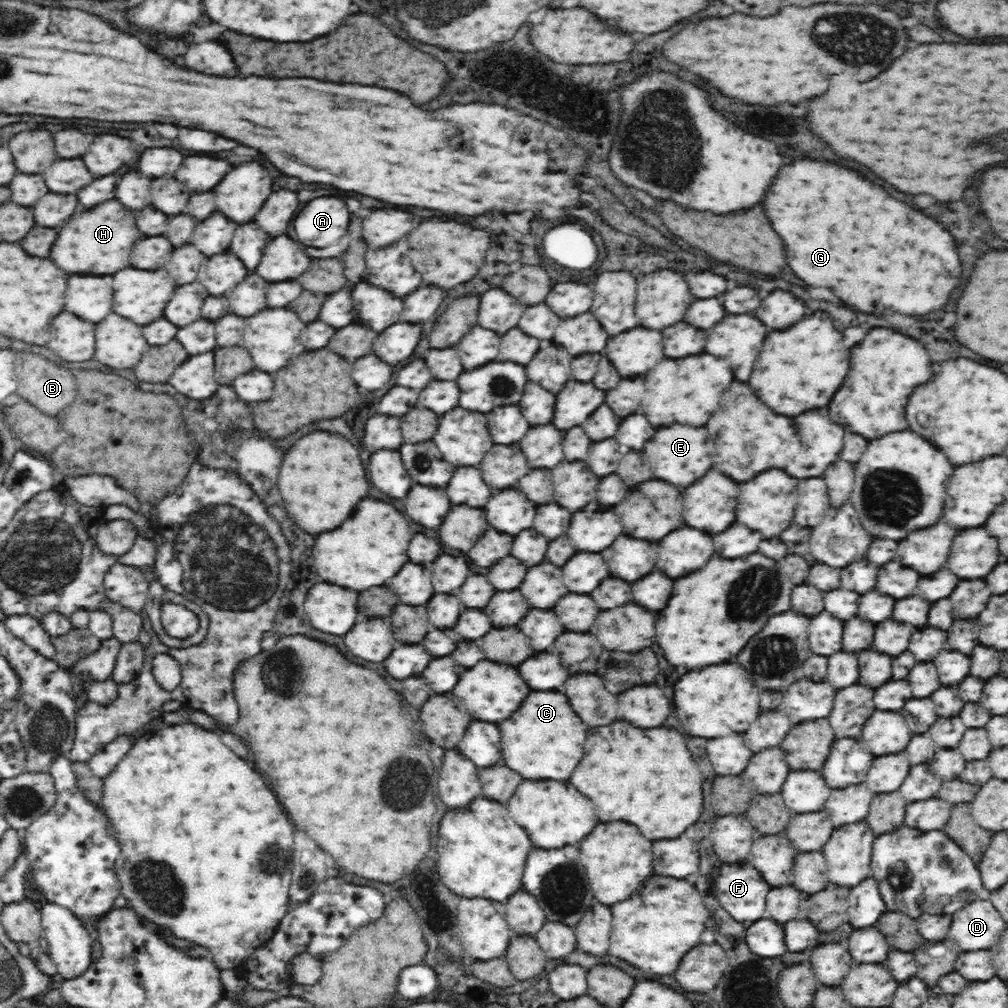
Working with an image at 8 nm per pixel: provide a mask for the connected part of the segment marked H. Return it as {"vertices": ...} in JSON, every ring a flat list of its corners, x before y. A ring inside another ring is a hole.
{"vertices":[[108,200,100,206,90,208,88,212,74,214,60,230,54,246,52,260,58,268,70,274,114,274,128,264,134,242,142,238,142,232,136,228,134,216,118,200]]}

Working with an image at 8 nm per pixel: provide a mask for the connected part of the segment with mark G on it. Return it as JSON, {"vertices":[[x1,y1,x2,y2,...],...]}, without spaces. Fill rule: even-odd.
{"vertices":[[798,160,780,168,772,192,764,196,764,210,772,228,786,244,788,266,810,286,830,288,840,300,862,312,926,314,942,308,948,296,960,288,960,262,950,232,932,218,920,214,904,202,894,200,882,186,858,176,854,170,832,162]]}

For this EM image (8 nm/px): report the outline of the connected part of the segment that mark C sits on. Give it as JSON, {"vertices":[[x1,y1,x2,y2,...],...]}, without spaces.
{"vertices":[[532,692,508,720,502,720,498,724,498,728,502,732,506,766,510,766,514,772,522,774,528,780,568,780,584,756,588,726,576,716,572,706,568,704,568,698,562,692]]}

